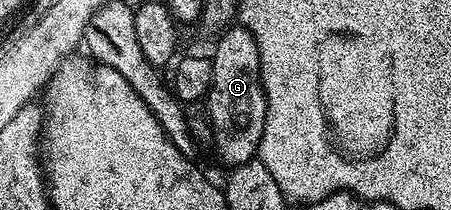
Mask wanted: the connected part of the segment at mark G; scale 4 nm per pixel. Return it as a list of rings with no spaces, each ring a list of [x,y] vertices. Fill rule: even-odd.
[[[241,26],[227,27],[222,34],[222,41],[215,46],[214,54],[209,57],[212,80],[208,111],[212,145],[226,166],[233,166],[257,157],[260,138],[266,125],[266,95],[262,89],[260,50],[254,35]]]

